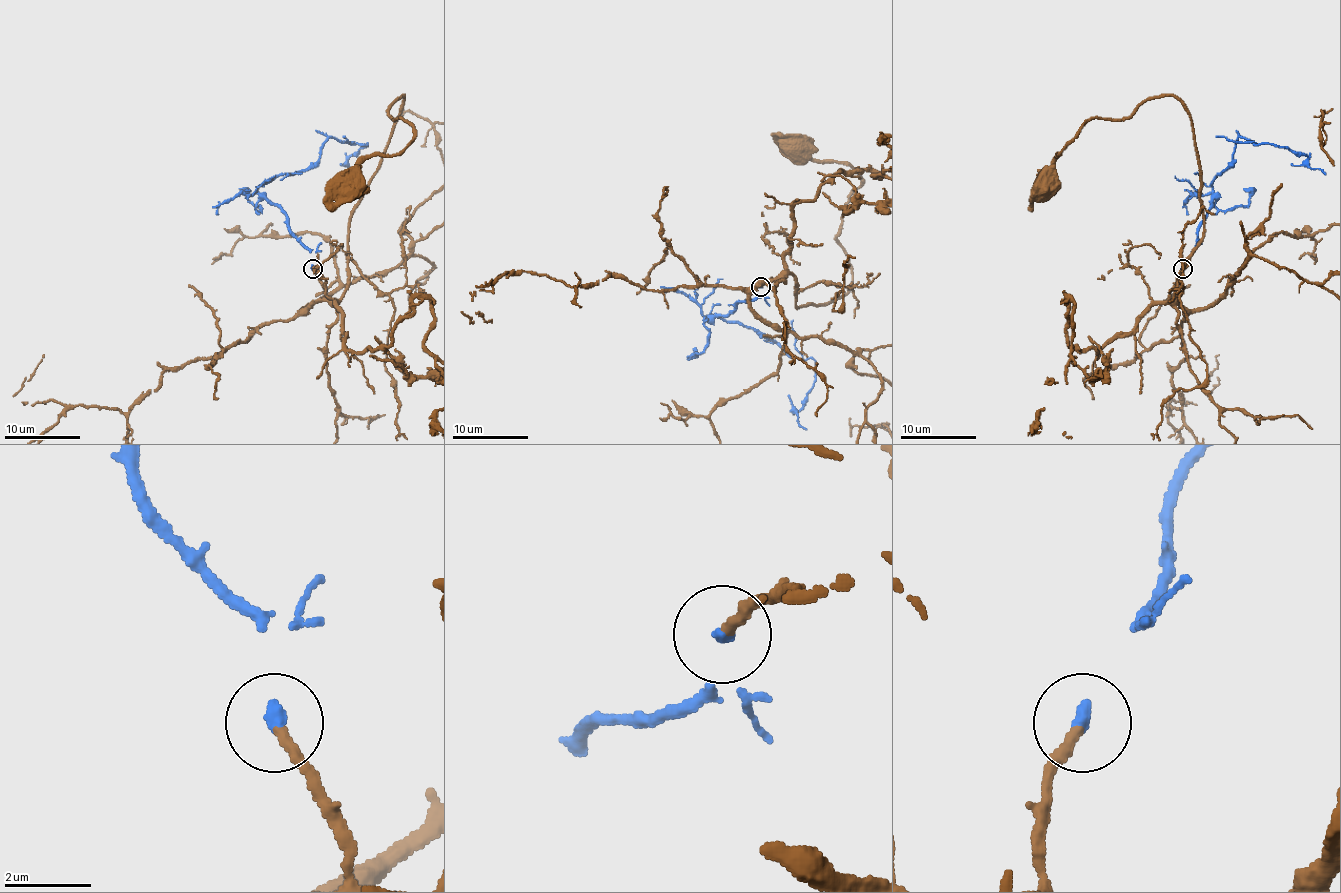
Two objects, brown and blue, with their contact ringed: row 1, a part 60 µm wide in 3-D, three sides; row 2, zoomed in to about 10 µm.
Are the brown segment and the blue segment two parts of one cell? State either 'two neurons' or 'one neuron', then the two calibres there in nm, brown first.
one neuron; calibres 260 and 280 nm

